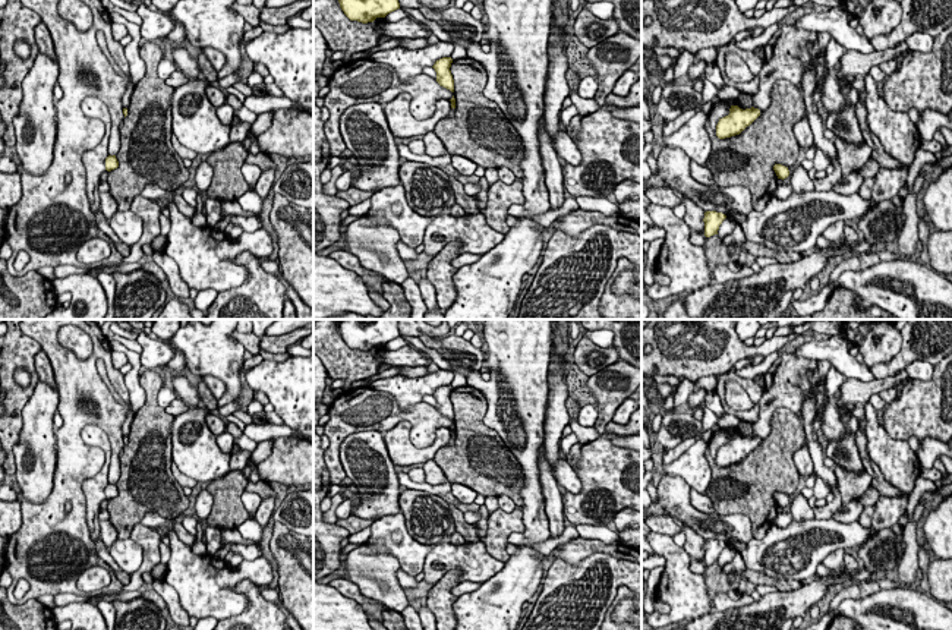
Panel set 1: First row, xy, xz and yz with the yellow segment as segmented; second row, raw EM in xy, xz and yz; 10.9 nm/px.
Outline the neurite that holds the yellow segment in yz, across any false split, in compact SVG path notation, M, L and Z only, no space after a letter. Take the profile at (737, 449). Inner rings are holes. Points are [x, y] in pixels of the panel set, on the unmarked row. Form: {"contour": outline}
{"contour": "M731 434L729 442L719 447L716 453L716 464L719 467L731 466L740 463L747 454L750 454L760 444L759 437L740 437L738 434Z"}

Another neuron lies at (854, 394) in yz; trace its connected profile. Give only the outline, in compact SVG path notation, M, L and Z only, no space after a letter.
M907 369L899 371L893 377L882 379L876 378L871 381L847 379L839 387L839 397L833 401L835 406L847 409L851 418L858 419L860 428L854 435L864 470L873 479L871 486L876 488L880 492L880 495L886 497L901 497L902 492L883 478L877 464L869 457L864 406L870 401L871 396L879 394L886 388L892 387L899 388L902 384L907 382L907 379L908 379Z

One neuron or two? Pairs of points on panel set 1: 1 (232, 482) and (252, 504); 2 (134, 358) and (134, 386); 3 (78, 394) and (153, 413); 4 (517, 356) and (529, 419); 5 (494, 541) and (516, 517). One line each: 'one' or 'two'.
1: two
2: one
3: two
4: one
5: one

